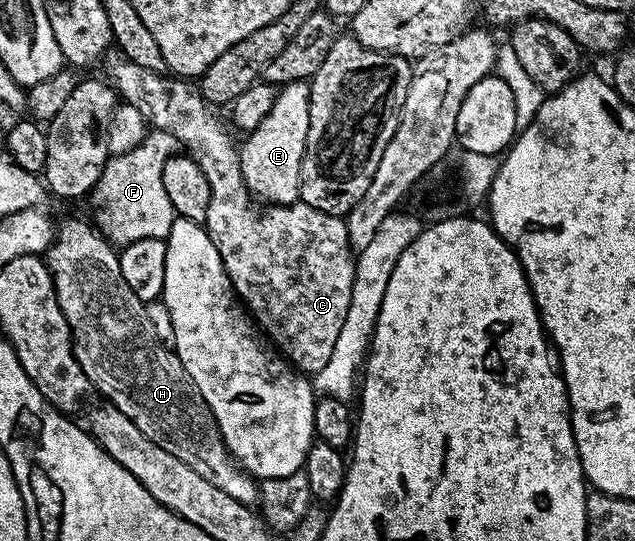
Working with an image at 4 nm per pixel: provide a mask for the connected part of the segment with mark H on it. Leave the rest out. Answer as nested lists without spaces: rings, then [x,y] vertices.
[[[71,218],[60,234],[58,231],[57,241],[46,251],[45,261],[55,282],[61,312],[65,312],[65,320],[71,329],[75,359],[81,364],[92,387],[96,391],[99,389],[110,405],[125,412],[125,416],[129,416],[129,420],[133,420],[133,424],[137,424],[137,428],[141,428],[141,432],[145,432],[145,436],[149,436],[153,444],[161,444],[165,452],[173,452],[177,460],[185,460],[185,464],[189,464],[193,472],[205,476],[209,484],[217,484],[221,492],[229,492],[229,496],[233,496],[238,502],[254,503],[259,496],[256,479],[231,457],[209,404],[203,401],[201,392],[174,349],[158,339],[157,331],[149,320],[146,305],[140,298],[133,296],[133,288],[129,288],[129,284],[125,284],[125,276],[121,276],[116,247],[94,225],[86,226],[85,223]]]

